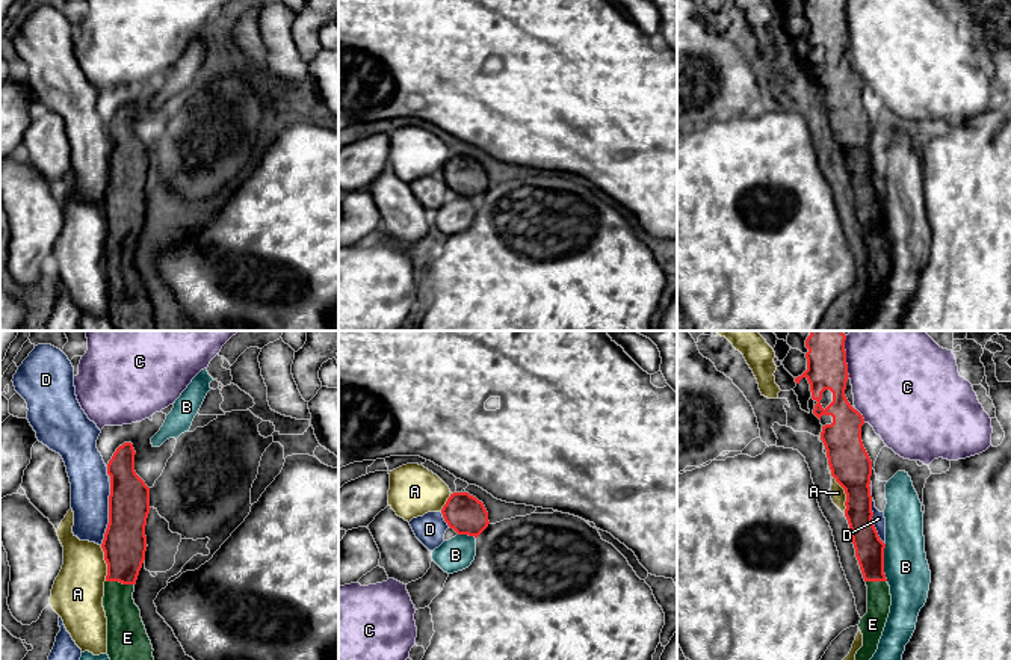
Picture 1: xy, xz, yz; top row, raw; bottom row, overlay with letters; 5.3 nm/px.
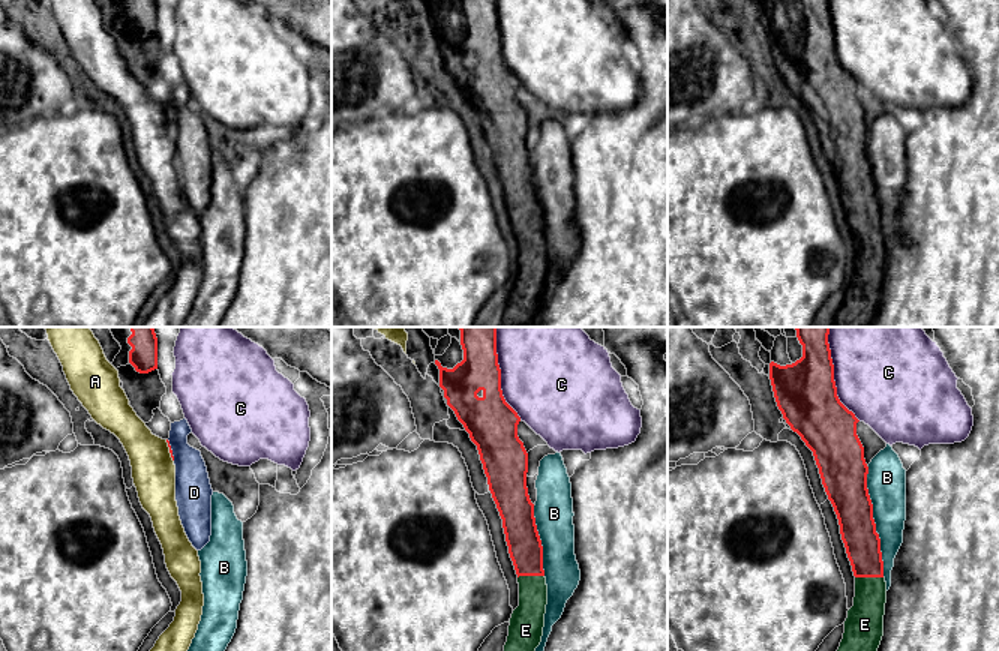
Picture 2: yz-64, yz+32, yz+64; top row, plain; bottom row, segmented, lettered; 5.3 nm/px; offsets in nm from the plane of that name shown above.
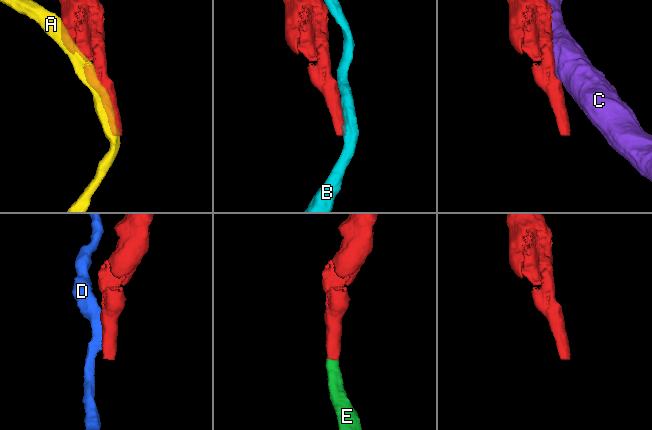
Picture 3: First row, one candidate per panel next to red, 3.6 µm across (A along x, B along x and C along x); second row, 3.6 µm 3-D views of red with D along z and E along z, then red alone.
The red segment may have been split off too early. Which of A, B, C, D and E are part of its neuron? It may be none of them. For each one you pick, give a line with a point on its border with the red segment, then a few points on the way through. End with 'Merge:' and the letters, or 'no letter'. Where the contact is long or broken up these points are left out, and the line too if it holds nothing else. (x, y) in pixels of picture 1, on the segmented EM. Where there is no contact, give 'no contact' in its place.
E: xy (120, 582) | across xy (124, 544), (124, 564), (120, 582), (120, 609), (124, 624)
Merge: E

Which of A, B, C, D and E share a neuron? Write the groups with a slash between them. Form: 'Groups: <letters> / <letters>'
Groups: A / B / C / D / E

